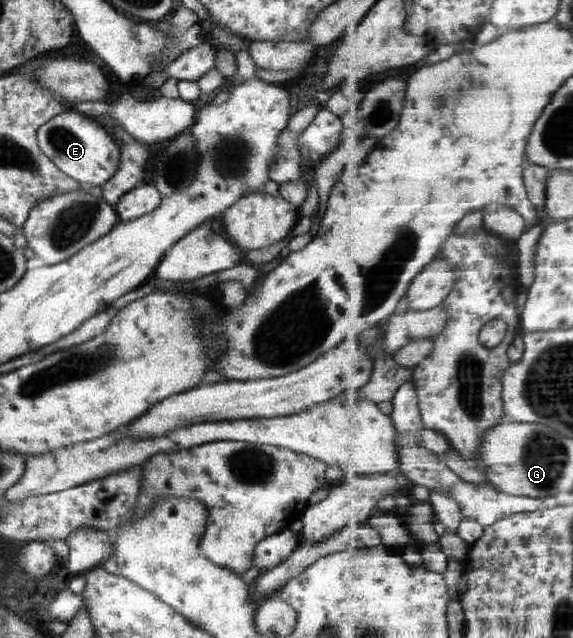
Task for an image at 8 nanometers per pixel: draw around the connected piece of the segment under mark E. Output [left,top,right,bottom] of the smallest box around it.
[36,109,120,188]

